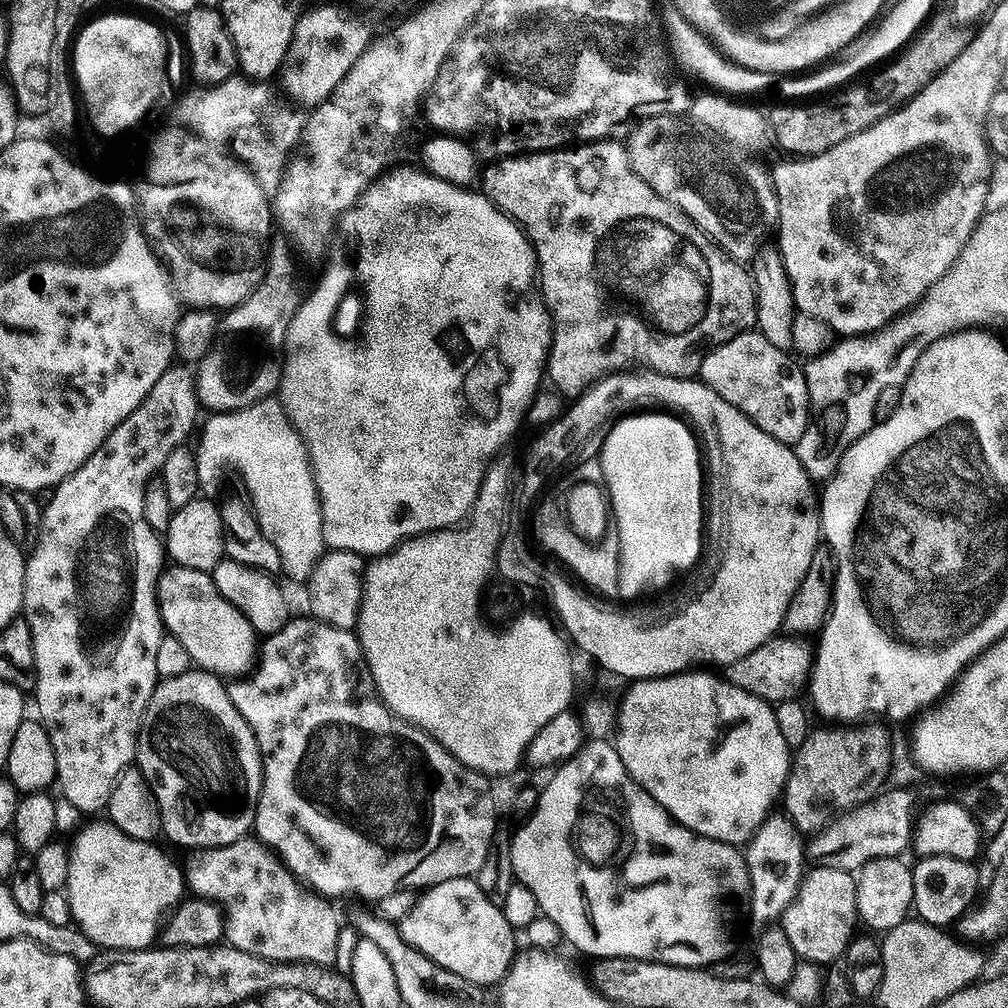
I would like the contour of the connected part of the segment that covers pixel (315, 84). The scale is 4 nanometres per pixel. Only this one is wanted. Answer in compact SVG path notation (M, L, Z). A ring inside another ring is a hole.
M310 8L300 13L292 41L286 50L286 58L278 73L278 81L283 95L289 101L297 105L315 106L336 91L338 82L346 78L350 66L354 66L354 62L368 47L370 36L364 33L358 21L351 20L334 8Z

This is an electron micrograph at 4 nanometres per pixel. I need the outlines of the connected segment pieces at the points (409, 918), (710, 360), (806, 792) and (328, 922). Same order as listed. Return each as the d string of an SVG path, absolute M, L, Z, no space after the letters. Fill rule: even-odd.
M467 876L450 878L421 891L414 910L398 922L398 927L405 942L426 954L426 958L477 986L499 985L518 952L517 933L506 922L503 907L482 894L475 879Z
M749 330L730 338L724 344L718 344L712 351L704 353L704 361L700 364L699 379L708 384L722 396L730 406L742 410L746 418L750 418L770 438L778 438L778 442L794 446L803 438L810 423L810 385L804 377L803 367L788 357L783 348L774 346L774 342L766 342L759 330Z
M863 724L813 727L806 742L795 749L788 769L788 781L784 784L782 805L801 834L819 833L833 814L855 808L865 799L864 783L871 776L880 780L887 772L892 762L892 744L888 741L887 730L880 724Z
M241 838L222 844L220 848L198 848L191 853L192 856L188 861L183 861L182 871L186 881L186 888L193 897L201 900L210 900L217 905L221 912L224 913L224 935L223 939L234 945L238 950L246 950L246 954L254 954L258 958L266 958L267 960L305 960L306 962L314 962L315 964L335 965L336 951L338 950L338 936L342 927L340 921L340 912L335 908L333 901L329 897L320 895L319 892L311 887L305 886L298 877L288 868L287 863L283 859L279 860L277 853L268 845L264 844L259 838Z

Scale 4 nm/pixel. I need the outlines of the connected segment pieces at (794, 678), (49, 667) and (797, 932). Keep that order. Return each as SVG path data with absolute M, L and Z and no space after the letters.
M780 634L767 640L758 650L750 650L733 664L727 665L726 676L732 683L742 686L744 690L760 696L769 702L791 700L799 697L800 691L805 691L812 675L814 648L808 645L807 639L796 634Z
M173 366L167 368L150 386L150 394L142 398L142 402L70 474L61 484L57 484L51 489L48 505L44 508L44 513L40 516L40 529L35 529L34 540L36 536L36 545L32 548L32 553L27 553L24 561L24 607L22 609L22 618L30 626L32 635L32 645L34 646L34 662L36 663L36 687L34 697L36 696L36 708L38 719L44 725L44 729L50 734L50 742L54 746L54 762L56 763L56 784L60 788L59 795L68 799L77 807L81 814L96 812L107 809L108 799L112 793L114 782L122 775L125 770L136 759L136 735L140 733L140 723L144 721L144 711L152 697L152 691L156 689L158 677L156 667L154 666L154 657L158 651L158 642L162 635L162 621L160 619L160 607L156 601L156 583L160 580L160 574L166 567L166 548L162 543L161 537L146 522L142 514L142 498L149 480L153 479L159 473L161 466L166 462L166 454L170 450L181 447L184 440L192 432L192 423L196 420L198 413L198 401L196 399L194 372L188 366Z
M809 867L800 880L800 885L790 902L790 906L786 906L782 917L782 927L790 940L790 946L796 951L797 957L801 961L811 961L820 966L826 960L836 960L839 956L841 959L847 953L848 946L854 939L852 931L858 928L855 875L837 868Z

